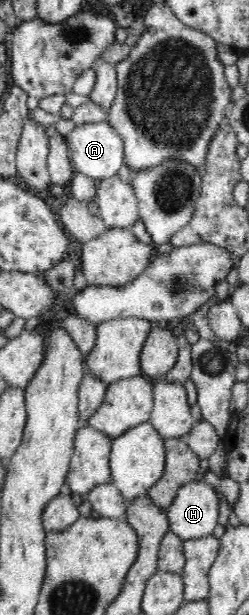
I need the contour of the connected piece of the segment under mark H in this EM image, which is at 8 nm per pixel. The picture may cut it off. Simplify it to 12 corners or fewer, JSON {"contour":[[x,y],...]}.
{"contour":[[193,479],[166,509],[169,530],[184,541],[211,535],[219,497]]}

